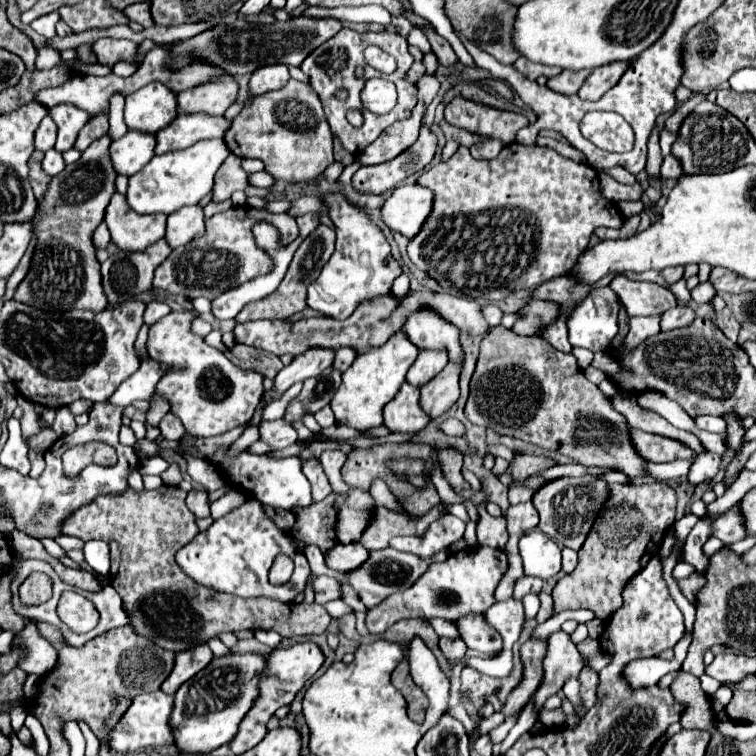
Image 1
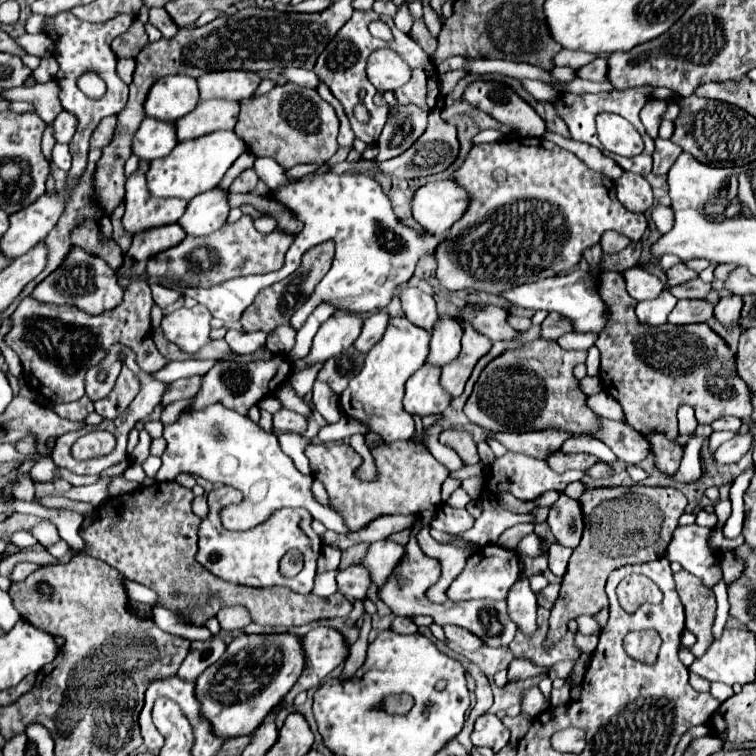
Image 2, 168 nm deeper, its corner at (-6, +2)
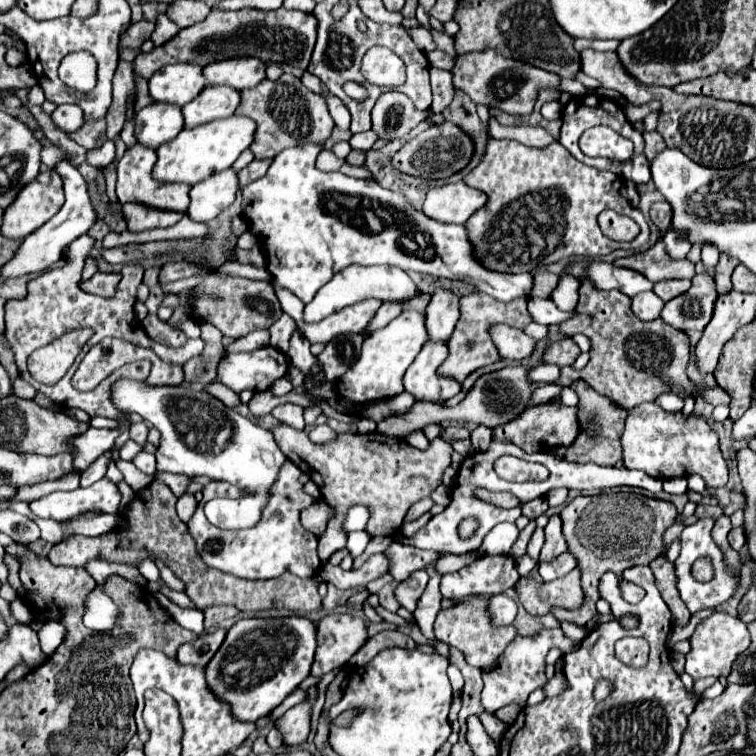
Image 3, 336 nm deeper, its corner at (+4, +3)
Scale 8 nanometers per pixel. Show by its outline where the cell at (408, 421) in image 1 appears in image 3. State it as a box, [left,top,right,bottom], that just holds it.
[405,341,461,403]

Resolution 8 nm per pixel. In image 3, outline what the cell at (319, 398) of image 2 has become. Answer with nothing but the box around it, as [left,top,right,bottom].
[287,329,317,389]

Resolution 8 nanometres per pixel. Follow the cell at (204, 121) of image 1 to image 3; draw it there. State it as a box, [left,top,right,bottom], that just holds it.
[183,85,241,127]

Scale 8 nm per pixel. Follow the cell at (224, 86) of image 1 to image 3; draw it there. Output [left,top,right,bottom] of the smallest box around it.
[205,59,265,89]

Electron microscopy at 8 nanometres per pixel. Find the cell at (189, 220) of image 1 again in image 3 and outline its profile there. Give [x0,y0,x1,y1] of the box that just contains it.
[187,169,239,223]

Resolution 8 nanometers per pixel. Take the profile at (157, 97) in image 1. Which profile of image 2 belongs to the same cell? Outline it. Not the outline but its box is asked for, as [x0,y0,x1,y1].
[143,76,199,122]

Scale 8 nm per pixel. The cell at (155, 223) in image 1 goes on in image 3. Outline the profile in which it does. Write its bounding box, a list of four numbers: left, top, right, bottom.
[117,143,191,211]

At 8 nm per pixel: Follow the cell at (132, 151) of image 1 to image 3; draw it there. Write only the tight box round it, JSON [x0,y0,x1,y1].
[135,103,183,149]

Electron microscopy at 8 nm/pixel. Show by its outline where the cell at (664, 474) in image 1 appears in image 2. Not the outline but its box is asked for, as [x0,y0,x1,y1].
[709,431,737,453]

